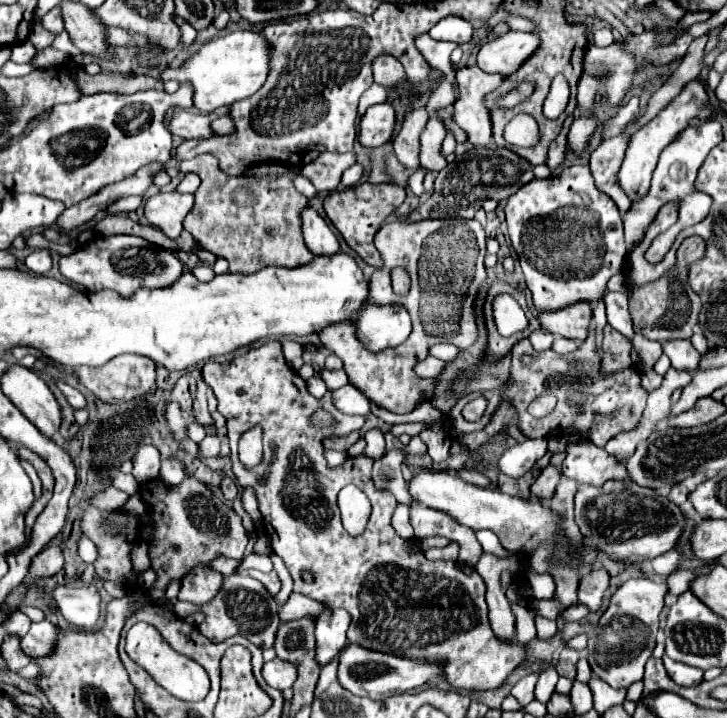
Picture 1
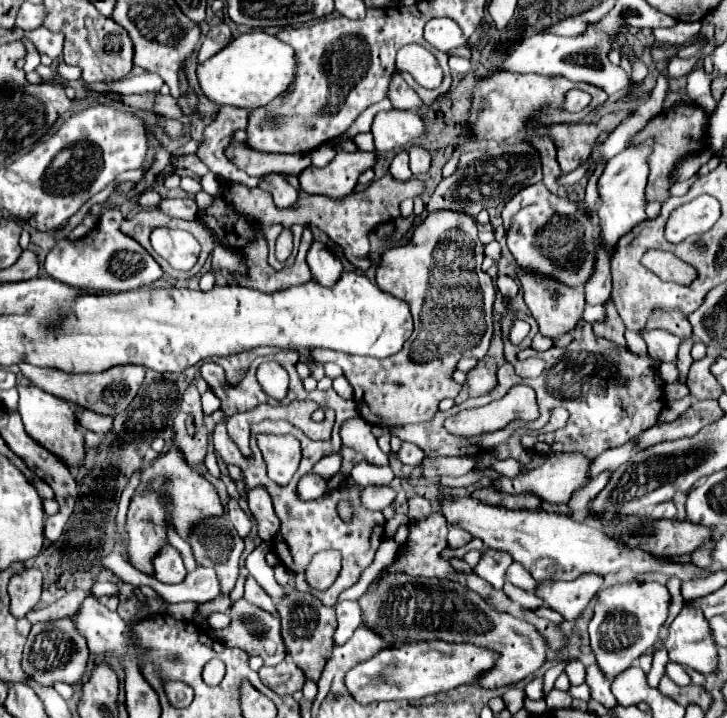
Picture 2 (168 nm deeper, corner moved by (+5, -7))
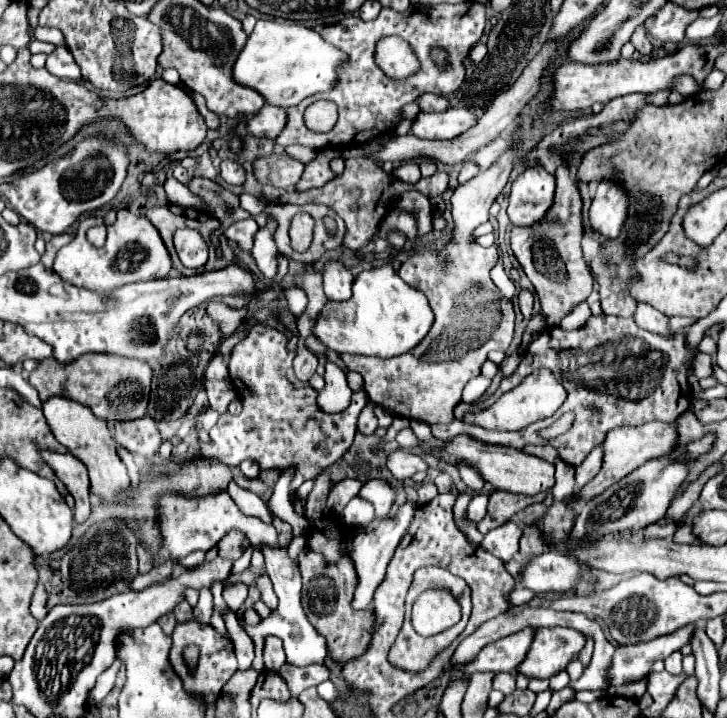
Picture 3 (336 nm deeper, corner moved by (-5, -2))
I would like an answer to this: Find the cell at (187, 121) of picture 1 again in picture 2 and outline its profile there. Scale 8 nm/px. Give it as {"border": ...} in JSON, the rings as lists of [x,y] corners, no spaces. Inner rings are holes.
{"border":[[[220,107],[216,119],[206,125],[204,137],[198,143],[196,155],[208,165],[208,169],[226,183],[244,183],[248,187],[258,187],[260,177],[250,177],[240,171],[232,161],[226,159],[224,151],[230,145],[232,131],[244,129],[248,111],[240,107]]]}

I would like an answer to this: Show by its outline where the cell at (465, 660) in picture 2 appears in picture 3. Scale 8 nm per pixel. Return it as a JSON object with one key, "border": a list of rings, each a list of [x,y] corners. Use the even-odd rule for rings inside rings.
{"border":[[[528,626],[526,630],[518,630],[510,636],[504,636],[500,640],[492,642],[470,664],[466,664],[466,674],[474,674],[474,672],[514,672],[520,666],[520,662],[526,658],[532,640],[534,640],[534,628]]]}

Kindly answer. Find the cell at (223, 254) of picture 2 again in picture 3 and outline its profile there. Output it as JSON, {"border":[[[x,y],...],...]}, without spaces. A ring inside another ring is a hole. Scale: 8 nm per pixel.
{"border":[[[288,288],[286,290],[286,300],[288,300],[290,312],[294,316],[300,316],[308,306],[308,298],[306,298],[306,292],[302,288]]]}

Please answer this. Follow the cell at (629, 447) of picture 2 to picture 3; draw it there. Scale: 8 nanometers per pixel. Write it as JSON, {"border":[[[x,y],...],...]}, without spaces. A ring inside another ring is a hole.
{"border":[[[598,446],[598,448],[594,448],[594,450],[584,458],[584,462],[576,468],[576,486],[582,488],[586,482],[590,482],[590,480],[598,474],[600,466],[602,466],[602,448]]]}

